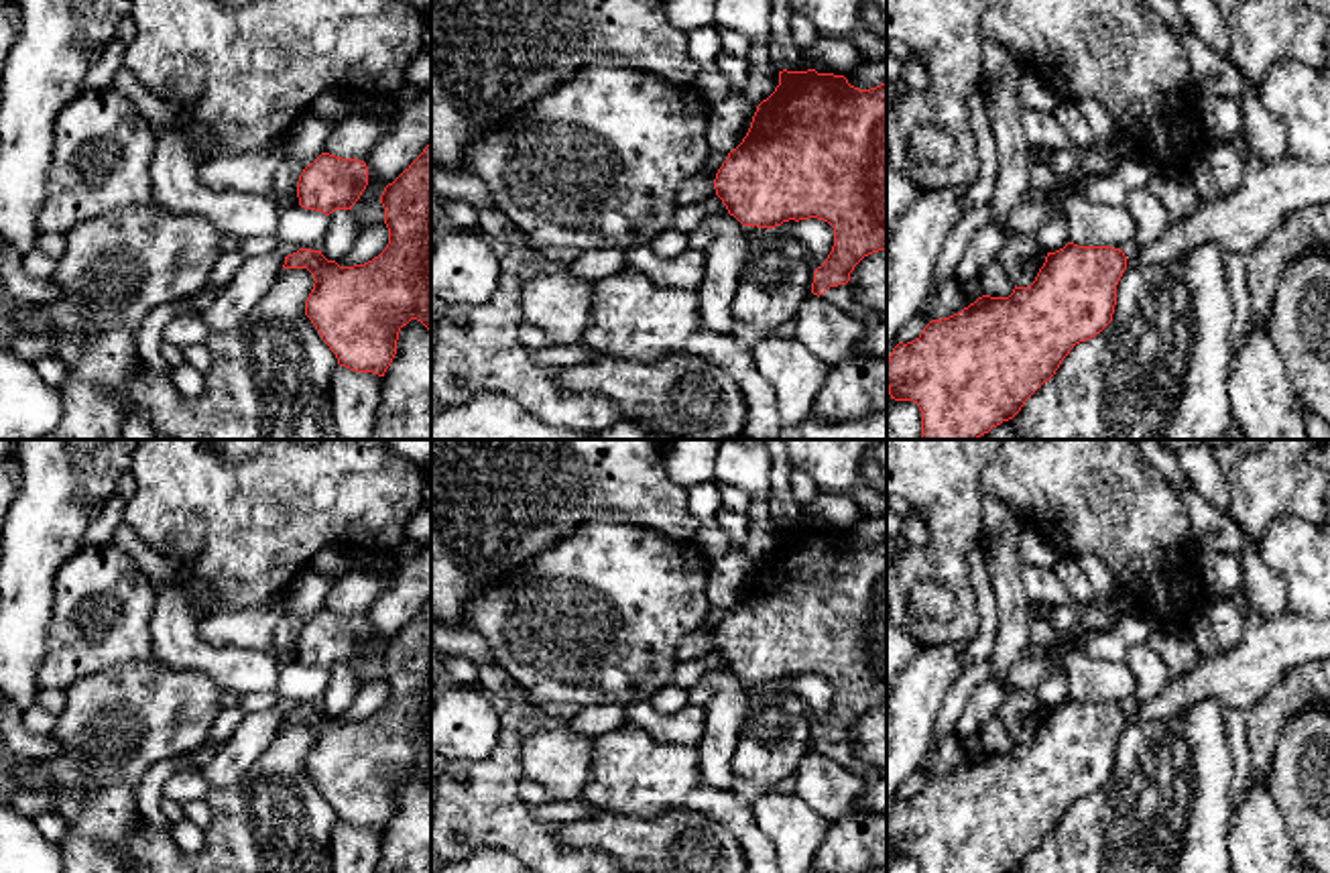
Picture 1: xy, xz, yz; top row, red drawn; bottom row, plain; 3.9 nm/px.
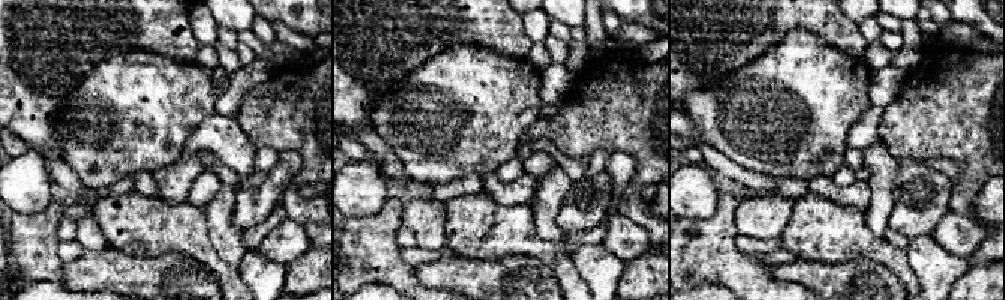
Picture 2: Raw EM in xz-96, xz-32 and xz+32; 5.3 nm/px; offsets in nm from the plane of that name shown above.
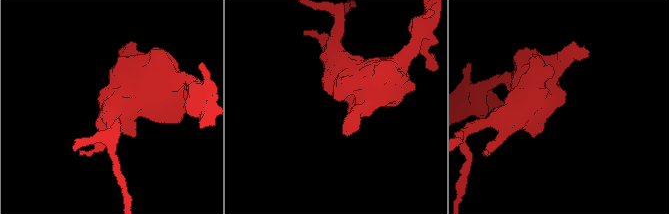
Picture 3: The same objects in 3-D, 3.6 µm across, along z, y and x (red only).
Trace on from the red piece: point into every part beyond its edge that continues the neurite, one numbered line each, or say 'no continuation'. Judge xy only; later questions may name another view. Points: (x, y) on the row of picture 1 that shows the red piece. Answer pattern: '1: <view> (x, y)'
no continuation

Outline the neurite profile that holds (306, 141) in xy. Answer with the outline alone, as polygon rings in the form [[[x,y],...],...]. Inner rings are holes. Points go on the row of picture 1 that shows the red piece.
[[[305,112],[283,138],[285,157],[299,167],[311,165],[323,151],[336,120]]]

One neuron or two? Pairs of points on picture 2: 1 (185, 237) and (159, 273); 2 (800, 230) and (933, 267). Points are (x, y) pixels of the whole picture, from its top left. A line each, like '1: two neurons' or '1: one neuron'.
1: two neurons
2: two neurons

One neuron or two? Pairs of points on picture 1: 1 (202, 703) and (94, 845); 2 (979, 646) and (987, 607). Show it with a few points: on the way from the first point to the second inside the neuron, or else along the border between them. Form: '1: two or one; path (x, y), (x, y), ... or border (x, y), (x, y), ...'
1: one; path (163, 729), (100, 792), (100, 806)
2: one; path (987, 635), (987, 617)

